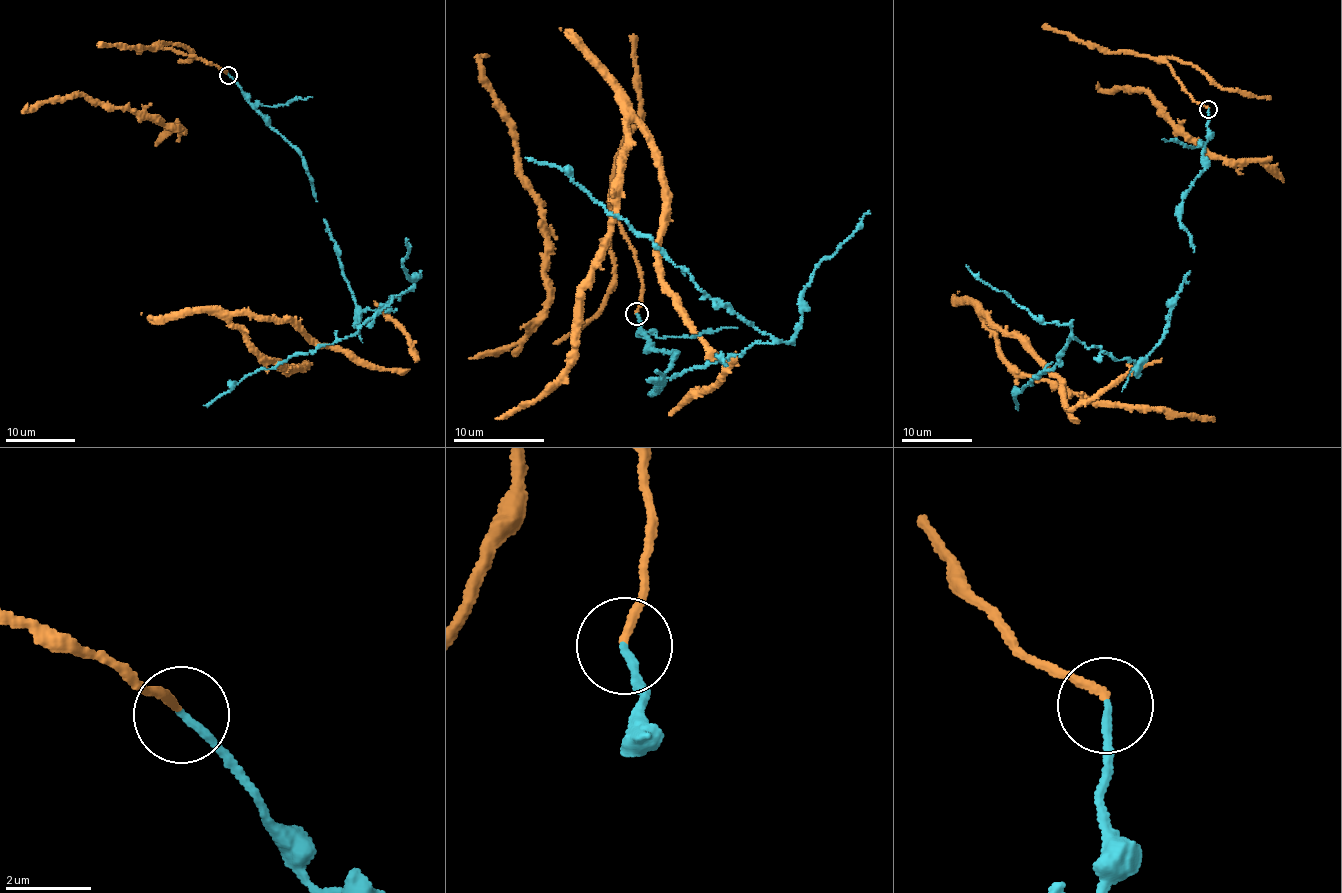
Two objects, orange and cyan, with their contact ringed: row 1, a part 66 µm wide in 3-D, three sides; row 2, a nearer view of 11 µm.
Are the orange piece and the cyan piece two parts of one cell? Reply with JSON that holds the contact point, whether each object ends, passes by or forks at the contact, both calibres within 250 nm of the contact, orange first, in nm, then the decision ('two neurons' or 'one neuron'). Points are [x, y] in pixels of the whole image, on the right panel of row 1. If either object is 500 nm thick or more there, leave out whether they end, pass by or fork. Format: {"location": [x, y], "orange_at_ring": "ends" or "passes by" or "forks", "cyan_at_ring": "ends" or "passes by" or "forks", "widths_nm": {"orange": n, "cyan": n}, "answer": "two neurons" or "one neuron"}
{"location": [1208, 109], "orange_at_ring": "ends", "cyan_at_ring": "ends", "widths_nm": {"orange": 200, "cyan": 180}, "answer": "two neurons"}

